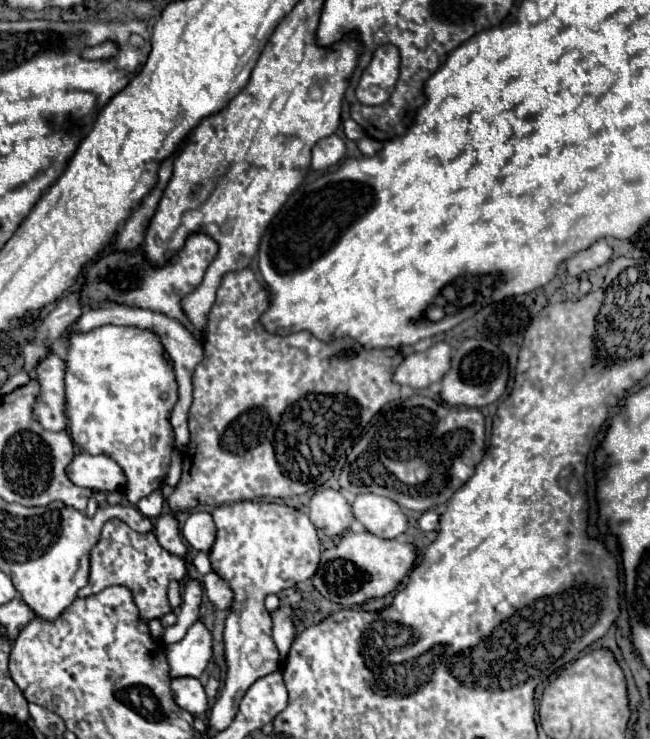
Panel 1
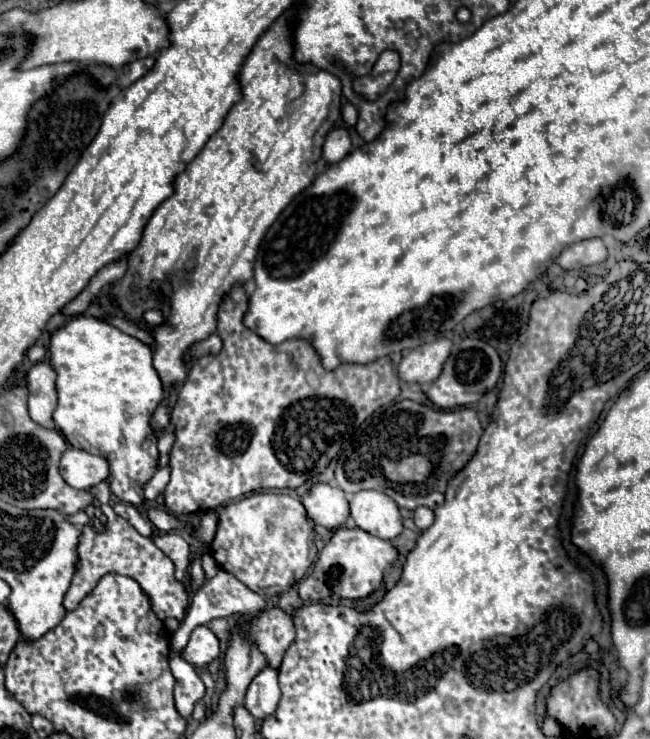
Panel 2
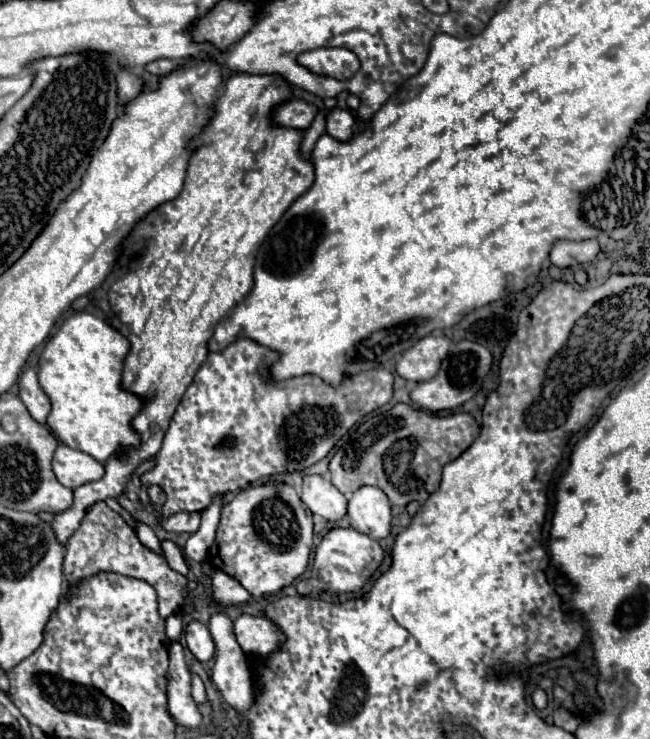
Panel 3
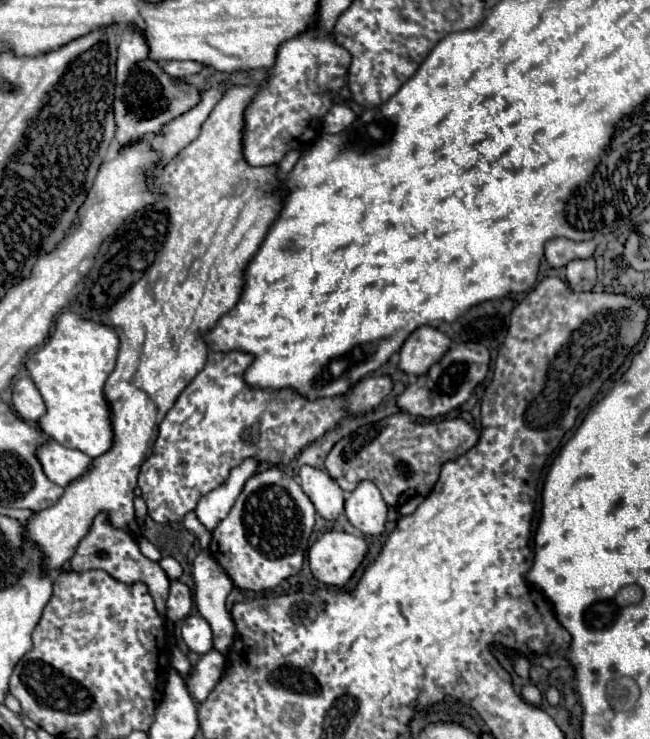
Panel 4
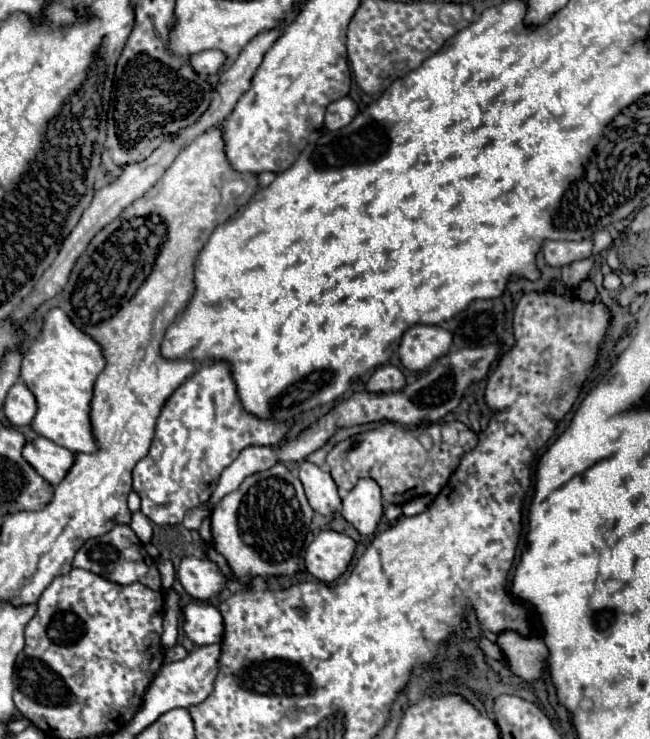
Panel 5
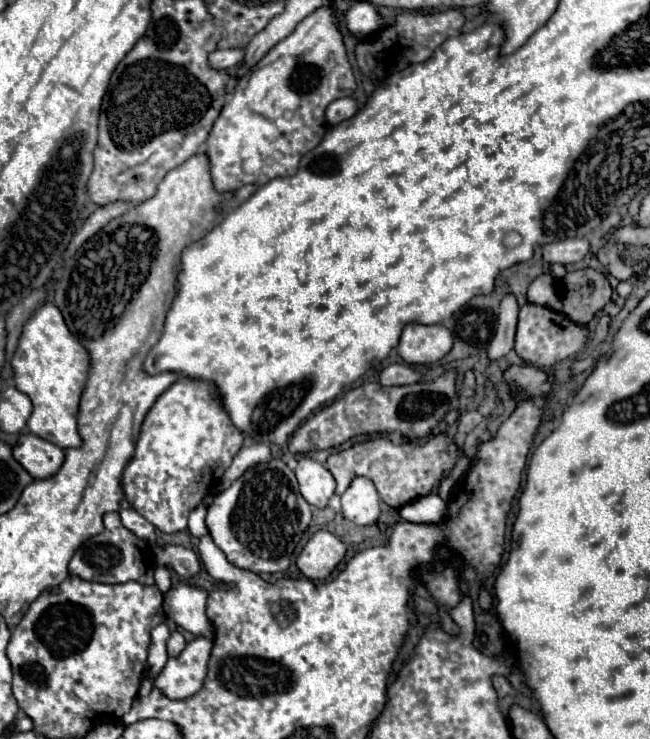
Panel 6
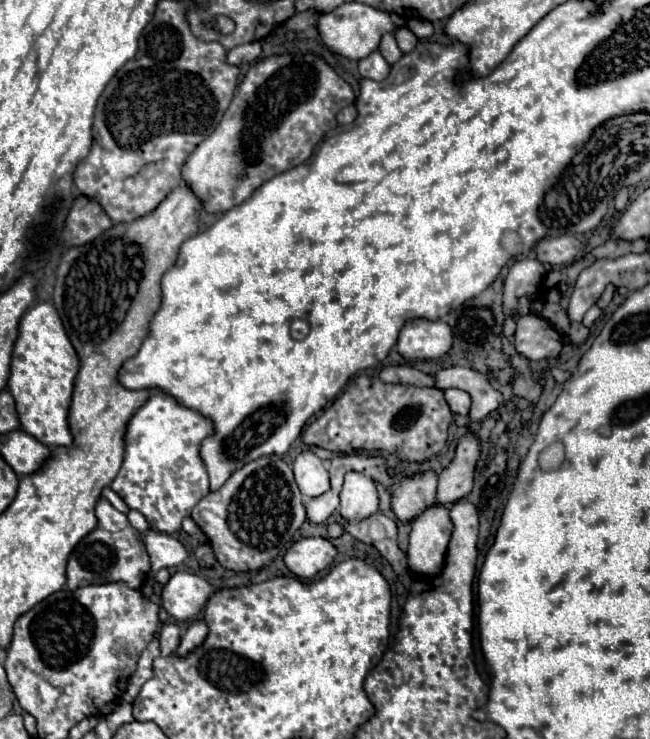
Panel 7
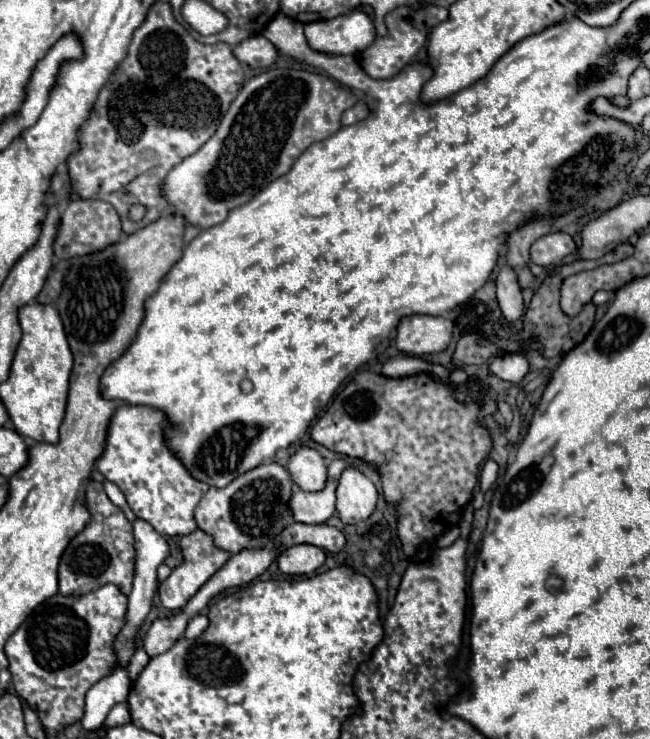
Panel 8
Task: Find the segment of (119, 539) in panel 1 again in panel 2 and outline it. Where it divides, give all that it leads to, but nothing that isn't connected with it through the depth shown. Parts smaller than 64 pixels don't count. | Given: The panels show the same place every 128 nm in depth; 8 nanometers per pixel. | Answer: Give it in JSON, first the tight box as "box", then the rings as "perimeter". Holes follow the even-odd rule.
{"box":[64,504,190,620],"perimeter":[[[102,504],[102,512],[106,514],[106,530],[104,532],[94,532],[90,526],[82,528],[82,538],[78,544],[78,556],[80,556],[80,570],[74,574],[70,590],[66,592],[64,598],[64,608],[72,610],[80,604],[84,596],[88,596],[96,584],[100,582],[102,576],[106,574],[122,574],[134,578],[144,594],[150,598],[152,612],[164,620],[168,616],[182,620],[190,602],[190,596],[186,592],[186,586],[174,578],[174,564],[172,560],[154,544],[152,538],[142,536],[138,530],[134,530],[124,518],[116,516],[114,510],[108,504]]]}

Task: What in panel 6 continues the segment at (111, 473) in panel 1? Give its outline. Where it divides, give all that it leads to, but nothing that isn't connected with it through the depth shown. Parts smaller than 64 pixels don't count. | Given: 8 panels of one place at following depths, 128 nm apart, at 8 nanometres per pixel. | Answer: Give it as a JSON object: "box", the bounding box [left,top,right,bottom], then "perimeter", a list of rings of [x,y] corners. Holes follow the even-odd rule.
{"box":[14,434,64,480],"perimeter":[[[34,434],[20,436],[14,446],[14,456],[36,480],[54,476],[60,470],[60,464],[64,464],[64,450]]]}

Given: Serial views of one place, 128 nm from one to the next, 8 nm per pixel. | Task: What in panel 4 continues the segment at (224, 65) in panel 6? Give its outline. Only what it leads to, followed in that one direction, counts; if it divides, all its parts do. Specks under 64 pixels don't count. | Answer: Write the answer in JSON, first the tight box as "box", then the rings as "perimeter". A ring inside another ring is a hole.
{"box":[164,61,202,76],"perimeter":[[[172,61],[164,64],[164,72],[170,76],[190,76],[202,70],[202,64],[194,61]]]}

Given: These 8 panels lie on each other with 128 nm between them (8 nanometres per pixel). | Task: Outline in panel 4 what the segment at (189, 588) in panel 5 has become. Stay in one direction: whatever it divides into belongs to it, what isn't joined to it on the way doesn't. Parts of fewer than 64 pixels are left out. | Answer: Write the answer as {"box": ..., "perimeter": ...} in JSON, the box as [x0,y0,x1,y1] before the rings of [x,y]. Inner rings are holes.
{"box":[192,550,236,662],"perimeter":[[[202,550],[196,560],[194,560],[194,566],[192,566],[192,576],[194,576],[194,582],[196,582],[196,590],[194,590],[194,602],[200,610],[200,614],[206,618],[206,622],[210,624],[212,628],[212,634],[214,634],[214,648],[224,656],[224,660],[228,662],[228,652],[232,648],[232,640],[236,638],[236,626],[232,622],[232,616],[230,612],[226,610],[226,596],[228,592],[234,588],[230,576],[220,568],[220,564],[216,564],[216,560],[206,552]]]}

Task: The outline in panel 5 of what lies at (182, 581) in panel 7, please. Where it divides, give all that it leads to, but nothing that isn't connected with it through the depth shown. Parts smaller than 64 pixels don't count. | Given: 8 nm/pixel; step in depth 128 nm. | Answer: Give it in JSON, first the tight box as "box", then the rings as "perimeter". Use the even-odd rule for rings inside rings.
{"box":[182,602,224,644],"perimeter":[[[192,602],[182,608],[184,614],[184,632],[196,644],[214,644],[222,640],[224,624],[216,606],[204,602]]]}

